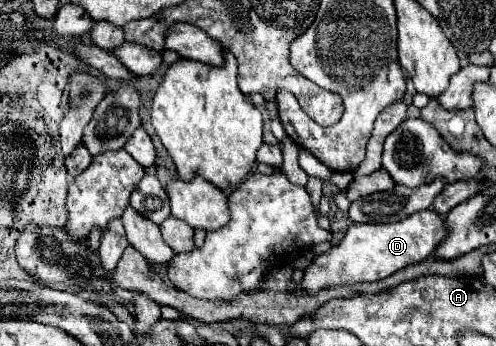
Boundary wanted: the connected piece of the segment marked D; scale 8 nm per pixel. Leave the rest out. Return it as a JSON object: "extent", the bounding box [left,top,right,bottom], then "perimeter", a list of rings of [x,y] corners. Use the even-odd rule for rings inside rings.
{"extent":[302,209,448,293],"perimeter":[[[434,209],[414,213],[398,223],[382,225],[354,223],[338,245],[334,245],[328,253],[316,257],[312,265],[304,271],[302,289],[308,293],[316,293],[328,285],[386,279],[404,267],[410,267],[432,257],[434,251],[438,249],[438,243],[442,243],[446,235],[448,235],[446,223],[442,215],[436,215]]]}

